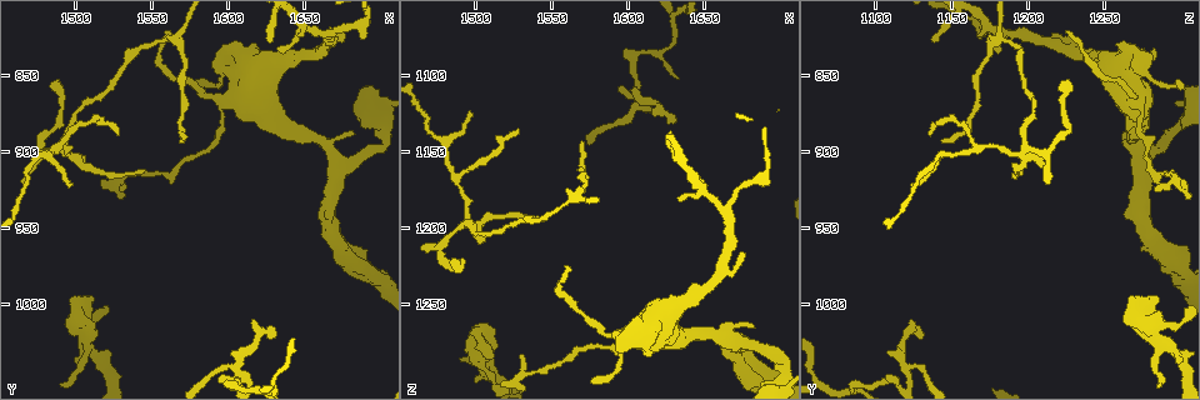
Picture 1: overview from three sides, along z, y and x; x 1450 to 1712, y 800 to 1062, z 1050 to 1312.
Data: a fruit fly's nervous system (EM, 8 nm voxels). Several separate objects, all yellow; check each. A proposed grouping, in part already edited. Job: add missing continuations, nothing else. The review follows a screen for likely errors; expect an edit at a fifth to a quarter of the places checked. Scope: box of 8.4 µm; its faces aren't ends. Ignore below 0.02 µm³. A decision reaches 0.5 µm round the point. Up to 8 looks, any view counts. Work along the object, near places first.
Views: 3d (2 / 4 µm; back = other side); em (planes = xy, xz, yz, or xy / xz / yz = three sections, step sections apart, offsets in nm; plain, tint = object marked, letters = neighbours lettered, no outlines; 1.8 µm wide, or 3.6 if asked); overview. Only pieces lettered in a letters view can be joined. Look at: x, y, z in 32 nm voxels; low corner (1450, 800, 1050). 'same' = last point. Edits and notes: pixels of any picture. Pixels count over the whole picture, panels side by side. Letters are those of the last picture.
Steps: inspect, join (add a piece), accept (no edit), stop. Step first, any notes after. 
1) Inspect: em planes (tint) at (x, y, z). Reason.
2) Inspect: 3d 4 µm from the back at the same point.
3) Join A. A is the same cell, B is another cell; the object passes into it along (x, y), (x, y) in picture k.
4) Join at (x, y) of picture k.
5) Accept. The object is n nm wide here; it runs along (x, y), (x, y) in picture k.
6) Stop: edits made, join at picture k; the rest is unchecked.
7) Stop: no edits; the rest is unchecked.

Inspect: em planes (letters) at (1544, 912, 1196). An open end.

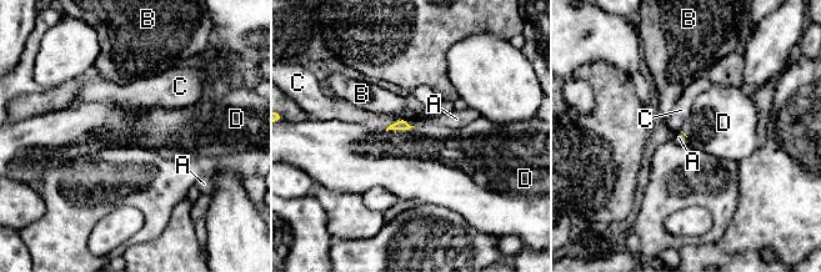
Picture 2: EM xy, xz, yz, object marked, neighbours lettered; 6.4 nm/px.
Join at (444, 119) of picture 2. The longest contact is with D, 190 nm; A is the same cell, B, C and D are other cells; the object passes into it along (403, 125), (408, 124), (444, 119) in picture 2; it goes on there.

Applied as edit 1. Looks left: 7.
Inspect: 3d 2 µm at (1682, 888, 1264). An open end.

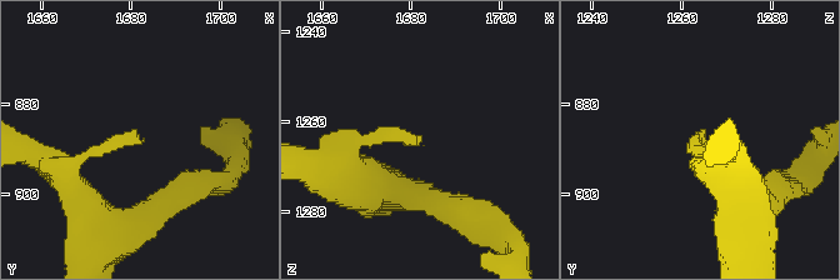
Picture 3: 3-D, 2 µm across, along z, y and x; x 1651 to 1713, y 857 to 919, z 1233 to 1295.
Inspect: em planes (letters) at (1682, 886, 1265). Now the EM.

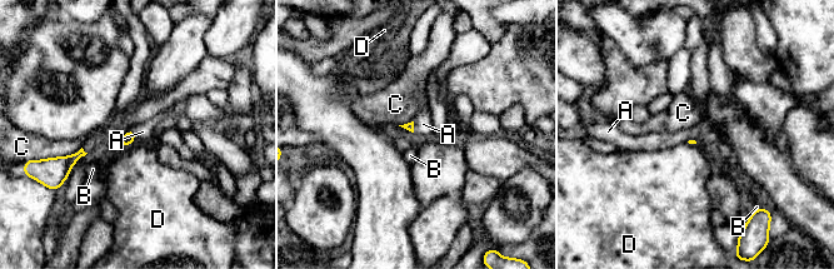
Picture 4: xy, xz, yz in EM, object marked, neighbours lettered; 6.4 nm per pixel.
Join at (143, 131) of picture 4. A is the same cell, B, C and D are other cells; the object passes into it along (125, 140), (134, 134), (143, 131) in picture 4; it goes on there.

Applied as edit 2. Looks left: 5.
Inspect: overview. See it whole again.

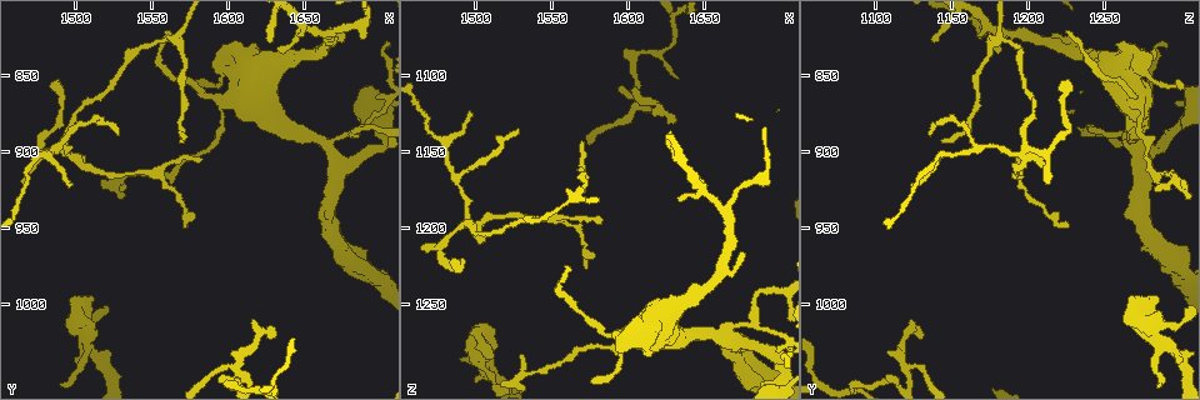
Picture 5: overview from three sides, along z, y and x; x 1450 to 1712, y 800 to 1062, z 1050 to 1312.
Inspect: 3d 2 µm at (1486, 852, 1222). Tapers out.

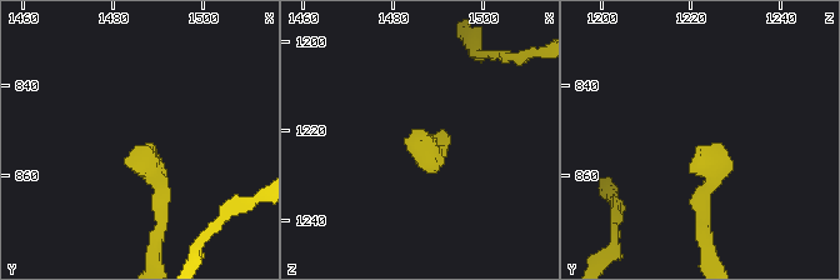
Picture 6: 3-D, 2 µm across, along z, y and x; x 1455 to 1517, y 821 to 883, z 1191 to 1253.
Inspect: em xy step 4 (letters) at (1485, 853, 1223). Need the tissue.

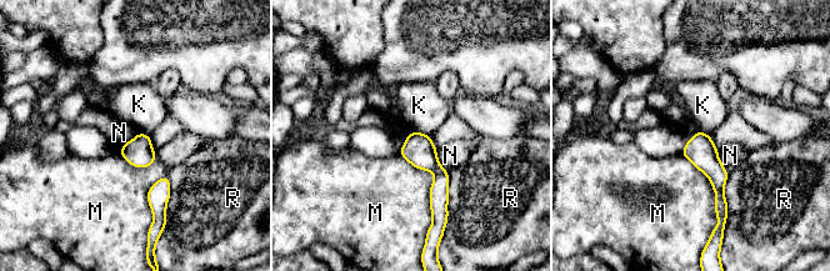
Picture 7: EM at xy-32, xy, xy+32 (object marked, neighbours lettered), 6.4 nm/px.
Accept. K, M, N and R are other cells; a border runs along (139, 131), (119, 151) in picture 7; none of them fits.

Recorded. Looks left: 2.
Stop: edits made, join at picture 2, join at picture 4; the rest is unchecked.

